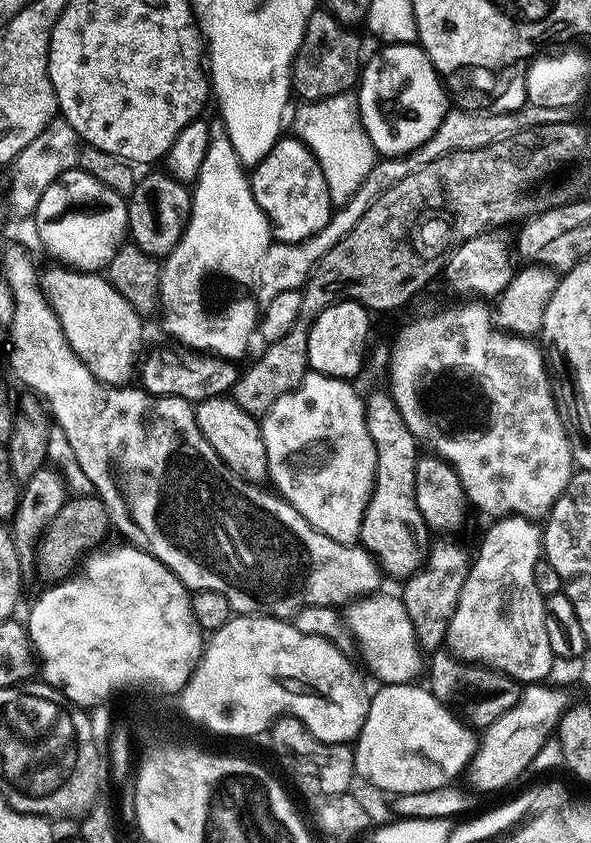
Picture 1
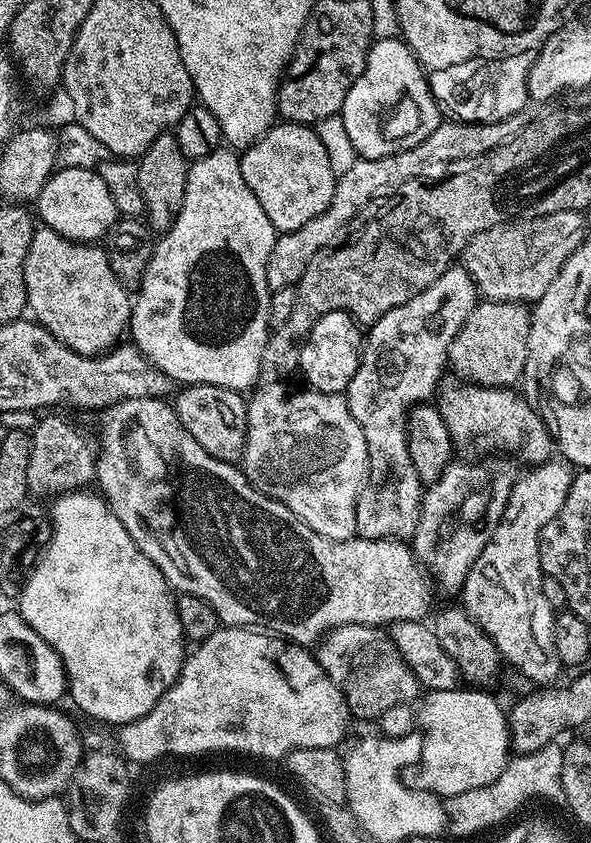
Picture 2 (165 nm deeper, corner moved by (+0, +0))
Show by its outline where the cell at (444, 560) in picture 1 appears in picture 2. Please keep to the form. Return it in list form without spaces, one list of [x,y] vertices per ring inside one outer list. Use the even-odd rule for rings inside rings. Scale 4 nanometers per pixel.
[[[492,454],[489,460],[460,460],[453,459],[452,463],[442,470],[442,478],[438,478],[433,484],[427,485],[426,491],[420,497],[420,513],[418,514],[418,526],[410,537],[410,547],[416,556],[420,567],[428,573],[435,591],[444,596],[459,597],[464,591],[464,583],[474,566],[478,562],[478,554],[486,550],[486,542],[494,534],[494,530],[500,525],[502,514],[508,505],[508,499],[512,493],[512,487],[518,479],[518,471],[508,460],[503,460],[503,455]]]

